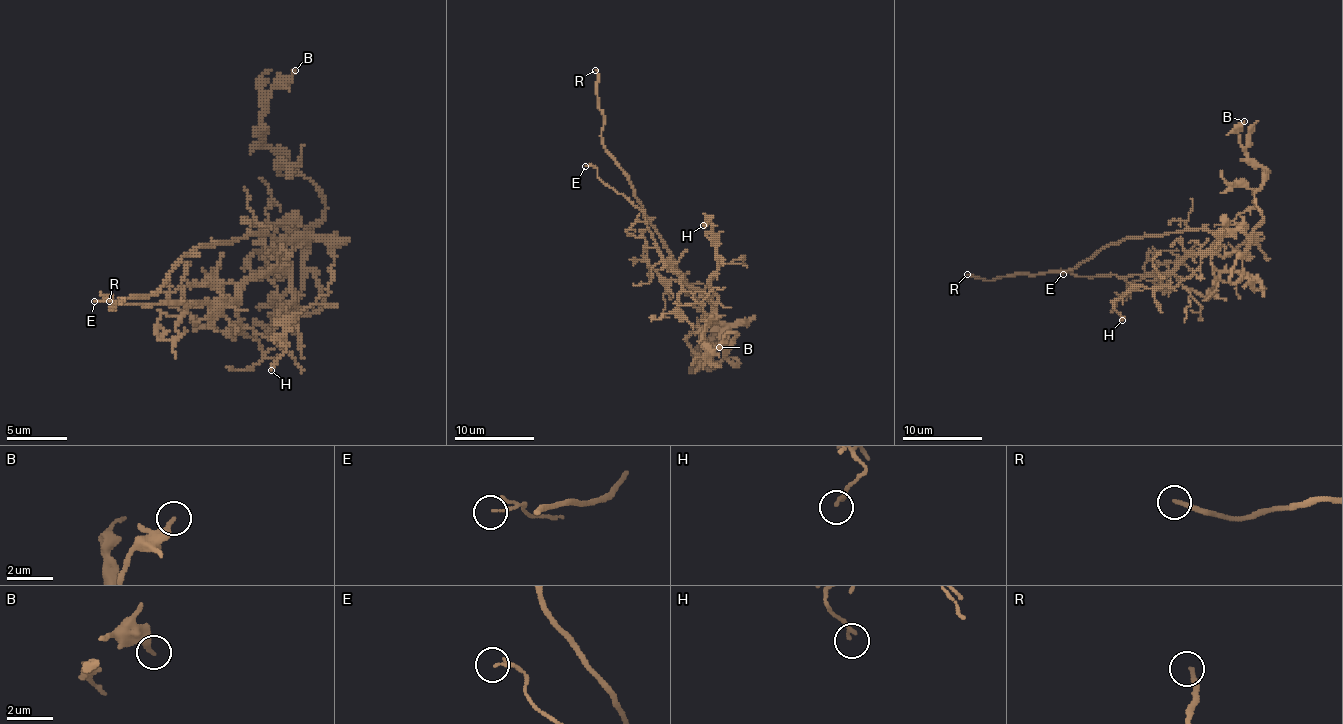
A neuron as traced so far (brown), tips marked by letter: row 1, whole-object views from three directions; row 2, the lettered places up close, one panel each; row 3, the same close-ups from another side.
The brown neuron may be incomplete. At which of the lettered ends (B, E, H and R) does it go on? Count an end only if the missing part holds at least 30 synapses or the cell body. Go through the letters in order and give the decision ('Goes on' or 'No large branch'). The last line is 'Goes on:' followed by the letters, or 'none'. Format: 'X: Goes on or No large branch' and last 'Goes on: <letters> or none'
B: No large branch
E: No large branch
H: No large branch
R: Goes on
Goes on: R

